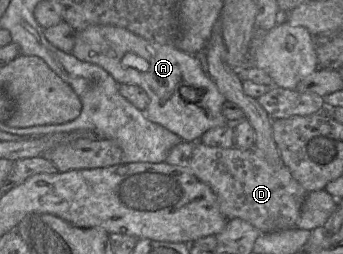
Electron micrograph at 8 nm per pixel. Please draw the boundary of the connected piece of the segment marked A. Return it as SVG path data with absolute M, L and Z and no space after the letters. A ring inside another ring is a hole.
M92 25L76 32L72 54L81 61L102 67L118 84L137 85L144 89L149 97L144 111L147 118L183 141L199 141L207 130L231 124L222 114L226 99L203 70L197 55L185 53L173 44L152 42L122 27ZM182 87L200 91L200 98L196 102L185 101L180 93Z

